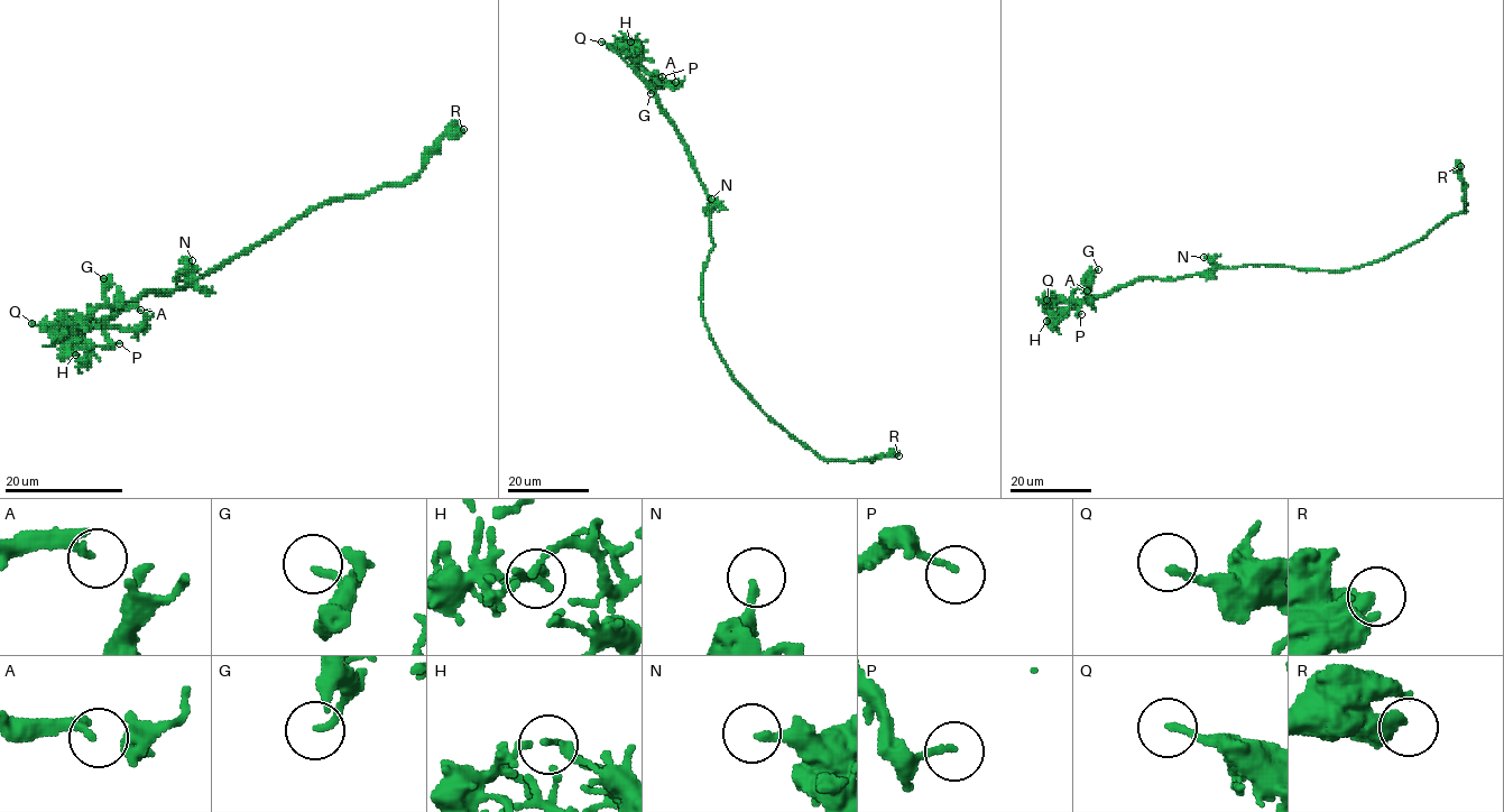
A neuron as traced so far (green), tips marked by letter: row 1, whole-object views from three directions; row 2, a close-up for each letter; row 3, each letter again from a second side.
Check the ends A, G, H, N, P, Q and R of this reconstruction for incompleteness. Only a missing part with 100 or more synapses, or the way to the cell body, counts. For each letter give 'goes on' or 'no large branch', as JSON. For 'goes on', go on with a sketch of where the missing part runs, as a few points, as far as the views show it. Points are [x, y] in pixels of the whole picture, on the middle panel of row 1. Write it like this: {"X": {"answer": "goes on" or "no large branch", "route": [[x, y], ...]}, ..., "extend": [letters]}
{"A": {"answer": "no large branch"}, "G": {"answer": "no large branch"}, "H": {"answer": "no large branch"}, "N": {"answer": "no large branch"}, "P": {"answer": "no large branch"}, "Q": {"answer": "no large branch"}, "R": {"answer": "no large branch"}, "extend": []}

